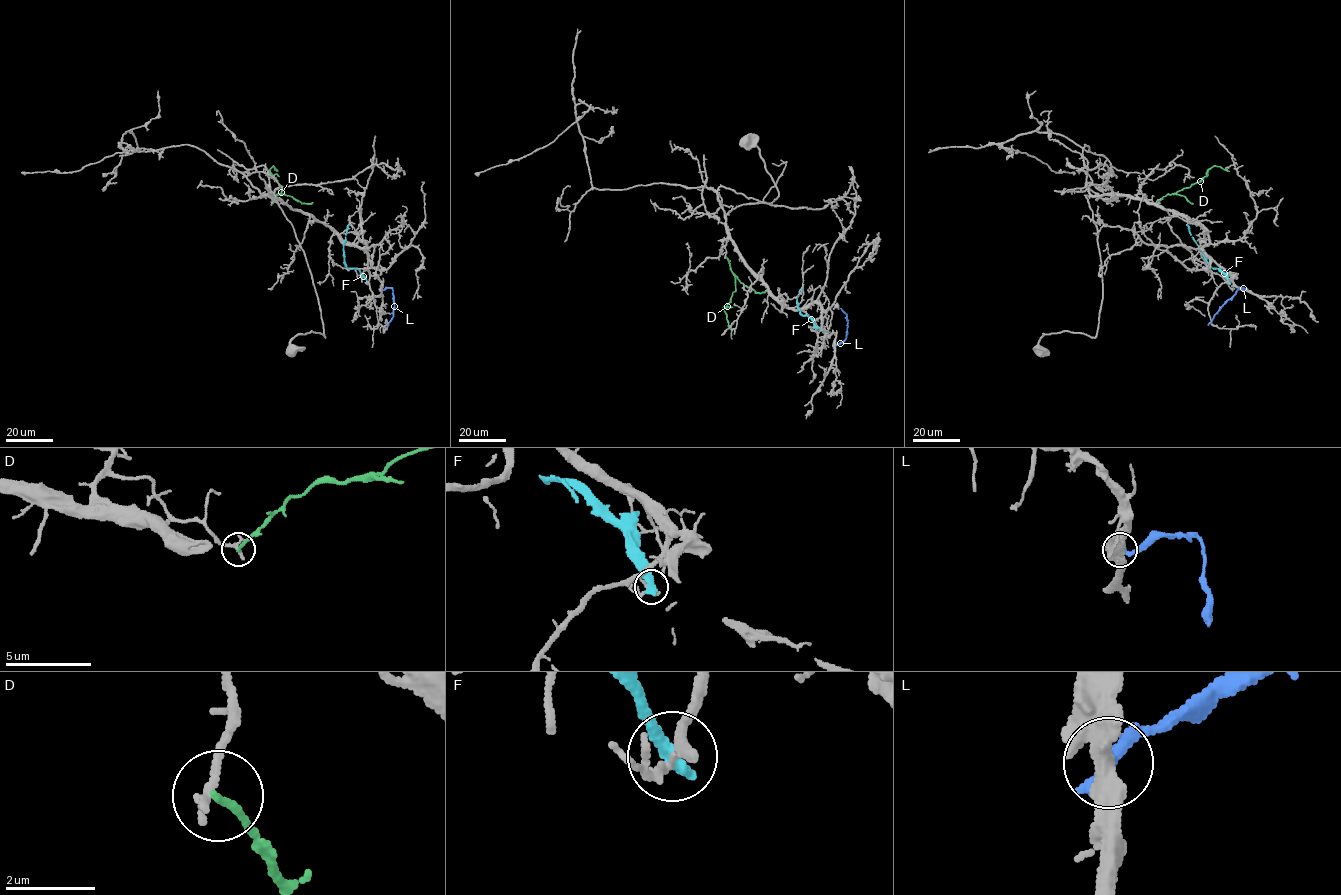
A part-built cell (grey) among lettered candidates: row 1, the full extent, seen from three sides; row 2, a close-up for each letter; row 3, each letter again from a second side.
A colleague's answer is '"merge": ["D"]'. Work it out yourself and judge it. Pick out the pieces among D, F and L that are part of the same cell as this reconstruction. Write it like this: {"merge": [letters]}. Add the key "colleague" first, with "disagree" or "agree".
{"colleague": "disagree", "merge": []}

